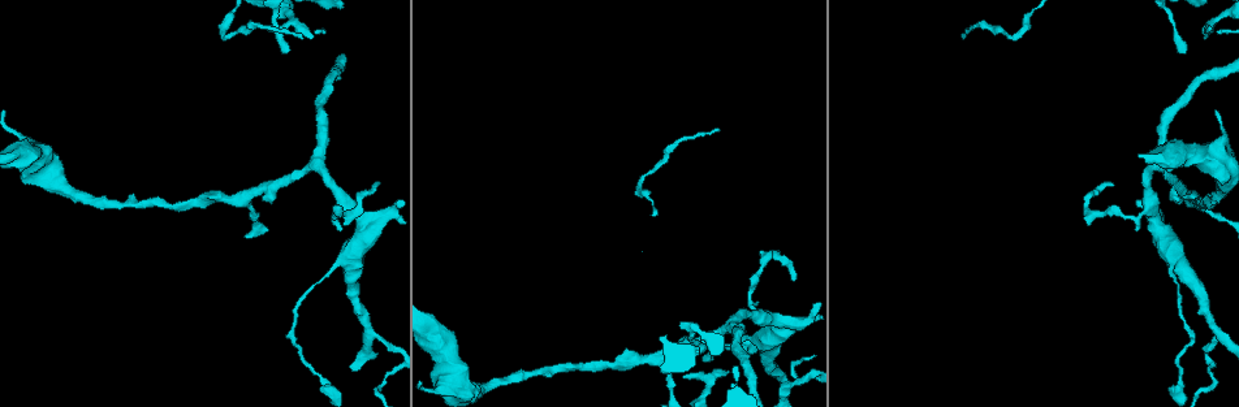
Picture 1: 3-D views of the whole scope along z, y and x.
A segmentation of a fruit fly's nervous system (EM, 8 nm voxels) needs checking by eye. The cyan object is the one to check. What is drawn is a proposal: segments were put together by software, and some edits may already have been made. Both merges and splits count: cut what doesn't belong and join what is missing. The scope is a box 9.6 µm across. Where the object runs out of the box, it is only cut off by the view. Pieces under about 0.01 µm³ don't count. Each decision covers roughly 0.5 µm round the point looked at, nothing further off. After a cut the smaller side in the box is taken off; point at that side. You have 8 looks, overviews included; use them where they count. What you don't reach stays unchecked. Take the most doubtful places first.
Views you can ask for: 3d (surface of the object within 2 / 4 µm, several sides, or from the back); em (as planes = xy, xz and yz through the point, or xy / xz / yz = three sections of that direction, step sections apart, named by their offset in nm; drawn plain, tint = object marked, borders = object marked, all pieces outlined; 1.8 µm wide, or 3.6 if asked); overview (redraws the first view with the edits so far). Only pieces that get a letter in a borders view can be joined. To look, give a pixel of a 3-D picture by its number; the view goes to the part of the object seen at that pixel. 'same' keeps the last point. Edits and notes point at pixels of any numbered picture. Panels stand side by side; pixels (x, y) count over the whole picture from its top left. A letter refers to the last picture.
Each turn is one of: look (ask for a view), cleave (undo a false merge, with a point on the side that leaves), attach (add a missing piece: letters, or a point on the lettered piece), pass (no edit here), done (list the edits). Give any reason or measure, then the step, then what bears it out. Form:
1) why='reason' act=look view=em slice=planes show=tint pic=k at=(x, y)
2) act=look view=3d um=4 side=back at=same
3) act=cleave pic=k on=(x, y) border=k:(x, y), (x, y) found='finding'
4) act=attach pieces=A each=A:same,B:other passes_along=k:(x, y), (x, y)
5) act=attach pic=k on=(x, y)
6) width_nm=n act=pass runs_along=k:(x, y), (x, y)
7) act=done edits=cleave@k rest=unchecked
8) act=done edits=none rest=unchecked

why='a fork' act=look view=3d um=4 pic=1 at=(351, 260)

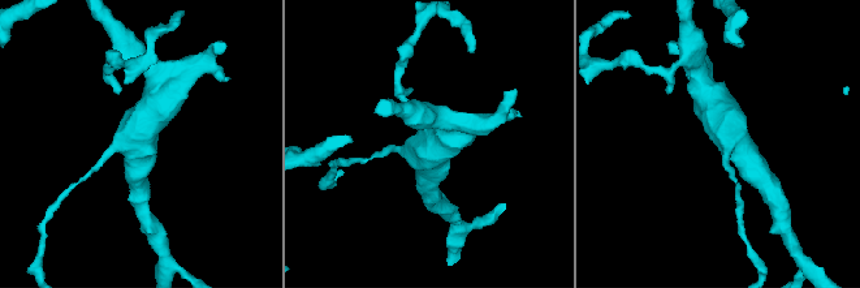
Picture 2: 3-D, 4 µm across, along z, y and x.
arms=3 why='now the EM' act=look view=em slice=planes show=plain pic=2 at=(424, 153)

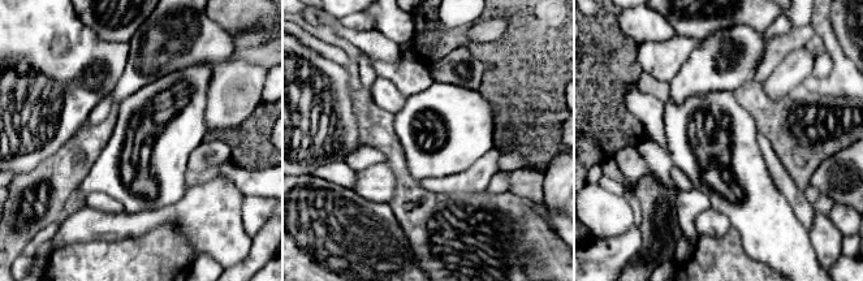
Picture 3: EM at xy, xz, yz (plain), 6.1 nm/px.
act=look view=em slice=planes show=borders at=same

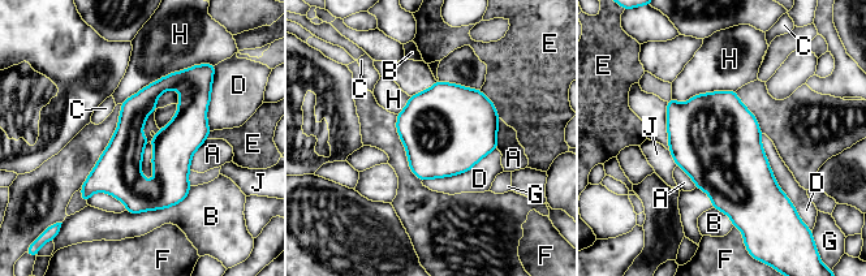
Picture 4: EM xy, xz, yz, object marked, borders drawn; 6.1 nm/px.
act=pass each=A:other,B:other,C:other,D:other,E:other,F:other,G:other,H:other,J:other runs_along=4:(180, 74), (133, 113), (125, 152), (85, 195) found='continuous, no second neuron'

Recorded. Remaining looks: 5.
act=look view=3d um=4 pic=1 at=(728, 371)

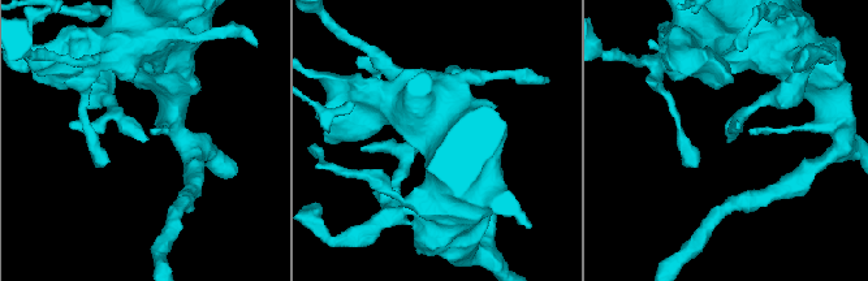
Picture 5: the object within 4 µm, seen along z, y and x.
act=look view=em slice=planes show=plain pic=5 at=(728, 137)

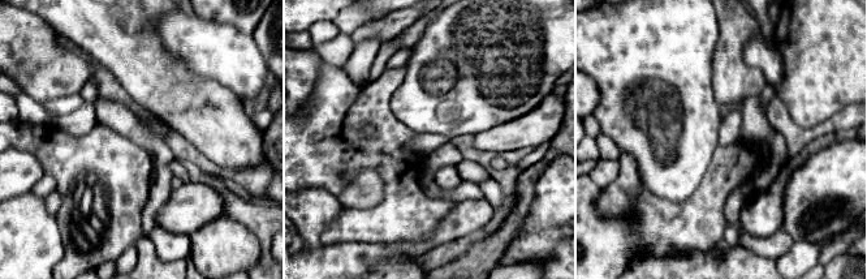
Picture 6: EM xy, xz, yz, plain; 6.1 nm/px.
act=look view=em slice=planes show=borders at=same

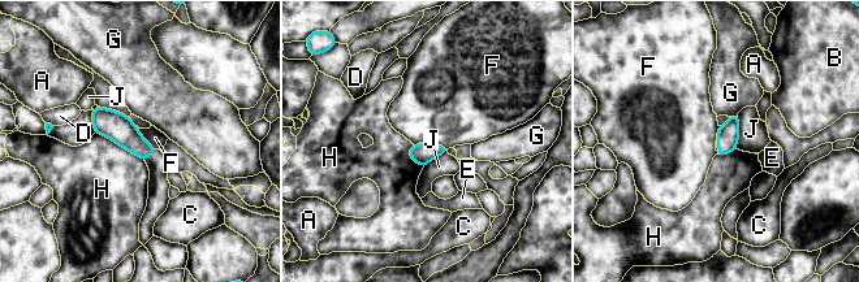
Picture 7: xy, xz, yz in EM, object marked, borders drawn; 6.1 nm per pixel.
width_nm=120 act=pass each=A:other,B:other,C:other,D:other,E:other,F:other,G:other,H:other,J:other border=7:(134, 126), (155, 148) found='no lettered piece goes on from it'

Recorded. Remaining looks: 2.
why='calibre changes' act=look view=em slice=planes show=borders pic=1 at=(1176, 391)

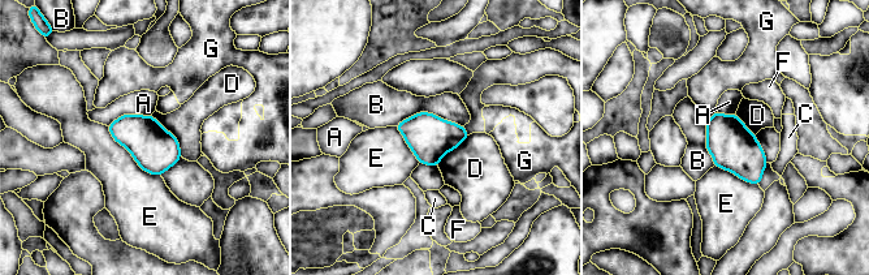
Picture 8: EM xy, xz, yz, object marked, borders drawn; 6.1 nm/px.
width_nm=280 act=pass each=A:other,B:other,C:other,D:other,E:other,F:other,G:other border=8:(151, 115), (177, 140), (181, 155) found='all the same neuron'

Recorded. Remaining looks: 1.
act=done edits=none rest=unchecked

